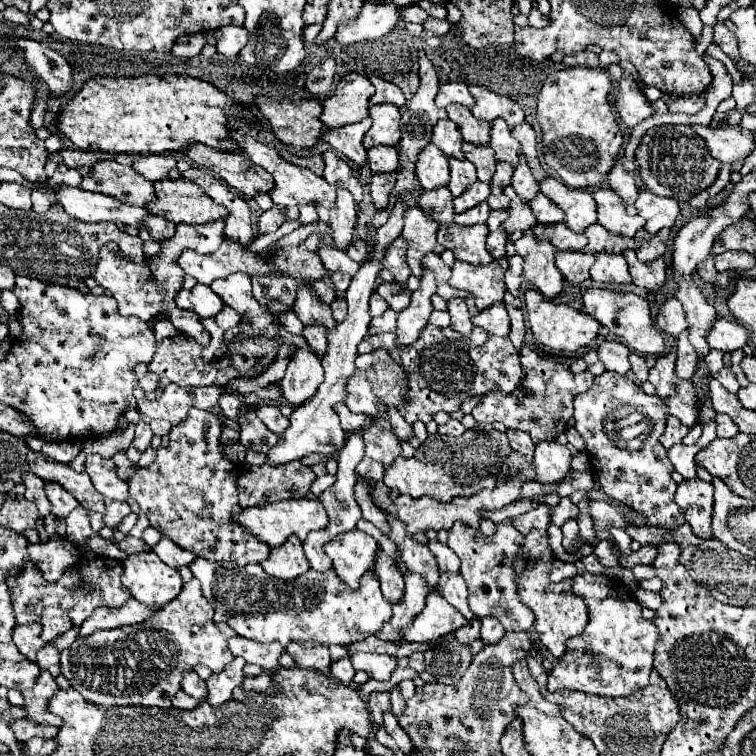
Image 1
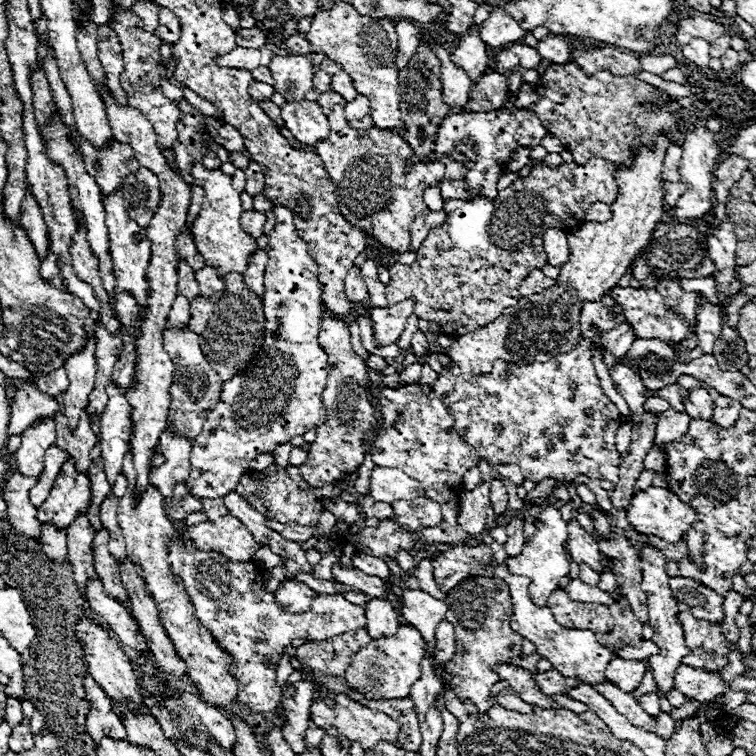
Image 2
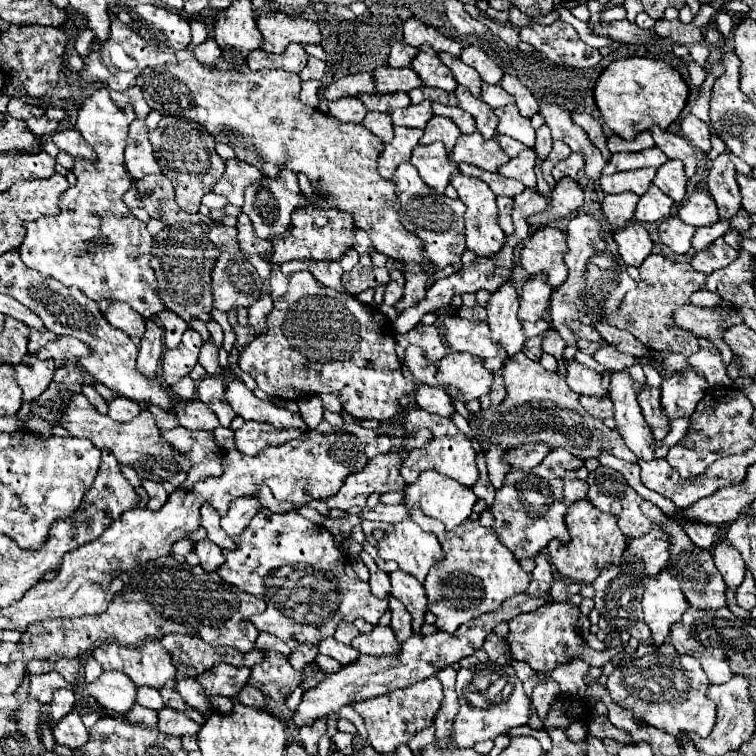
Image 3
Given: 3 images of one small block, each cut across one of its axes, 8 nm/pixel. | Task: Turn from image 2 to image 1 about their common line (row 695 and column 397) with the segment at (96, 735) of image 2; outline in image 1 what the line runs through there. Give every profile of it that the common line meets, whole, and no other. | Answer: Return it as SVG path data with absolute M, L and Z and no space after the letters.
M368 76L368 80L370 80L370 82L374 84L374 88L376 88L374 96L370 98L370 104L384 104L384 102L392 102L392 104L396 104L396 106L404 106L406 98L404 98L402 90L400 90L396 84L386 82L386 80L378 78L378 76Z

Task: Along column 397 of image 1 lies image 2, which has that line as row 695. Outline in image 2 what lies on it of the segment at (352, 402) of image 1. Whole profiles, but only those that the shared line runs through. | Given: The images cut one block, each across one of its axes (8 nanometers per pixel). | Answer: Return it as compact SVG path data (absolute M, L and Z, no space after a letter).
M402 624L394 636L372 640L366 648L356 652L348 670L344 672L344 680L368 700L406 698L410 686L420 680L420 658L424 652L424 640L420 632L414 626Z

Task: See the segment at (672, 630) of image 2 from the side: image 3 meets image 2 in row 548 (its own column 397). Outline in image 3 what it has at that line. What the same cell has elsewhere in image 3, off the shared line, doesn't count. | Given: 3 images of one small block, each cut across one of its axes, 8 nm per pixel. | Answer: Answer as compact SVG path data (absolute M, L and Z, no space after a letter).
M374 626L372 632L360 634L351 643L358 652L370 656L390 656L390 654L400 654L400 644L394 636L394 630L390 626Z

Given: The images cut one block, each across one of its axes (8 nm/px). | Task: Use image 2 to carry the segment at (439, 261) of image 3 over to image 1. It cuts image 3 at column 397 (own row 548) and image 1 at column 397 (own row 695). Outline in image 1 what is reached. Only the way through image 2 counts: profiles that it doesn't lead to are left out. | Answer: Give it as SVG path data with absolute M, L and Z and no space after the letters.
M402 236L396 238L388 246L388 252L384 254L384 268L392 272L396 282L406 284L406 280L410 276L410 268L406 264L406 240Z

